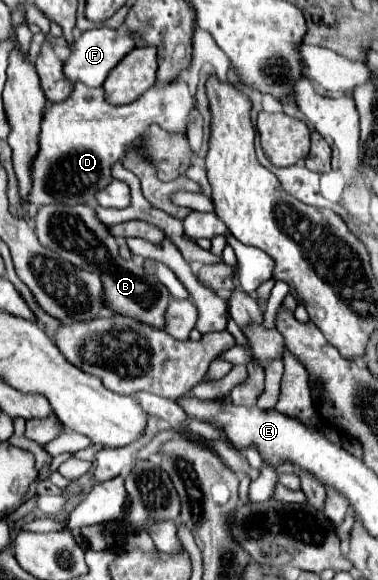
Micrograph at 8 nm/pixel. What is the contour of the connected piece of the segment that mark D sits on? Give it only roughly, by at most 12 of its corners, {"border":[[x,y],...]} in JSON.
{"border":[[76,83],[51,104],[32,163],[34,207],[94,203],[126,145],[186,135],[194,95],[154,83],[128,105]]}

